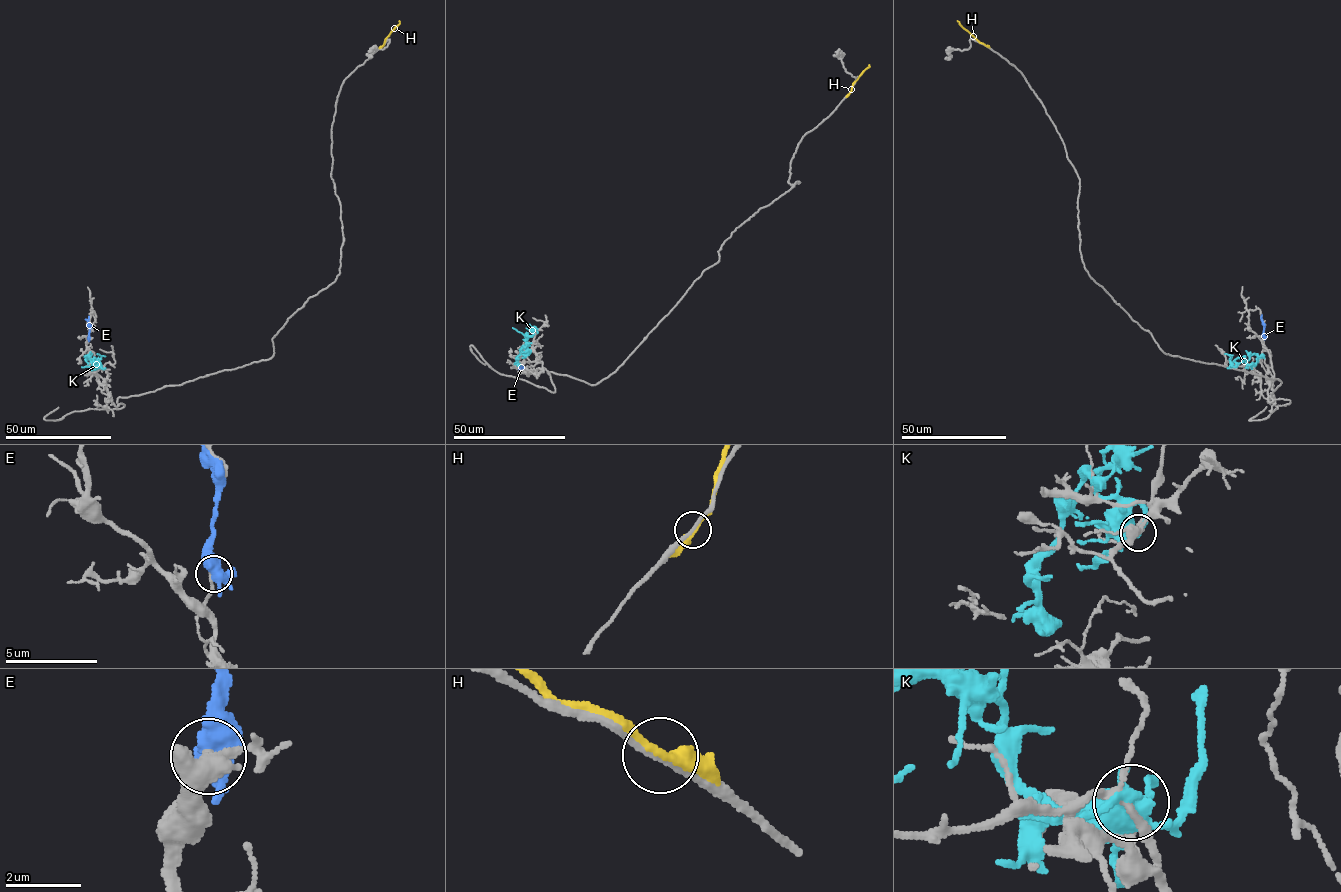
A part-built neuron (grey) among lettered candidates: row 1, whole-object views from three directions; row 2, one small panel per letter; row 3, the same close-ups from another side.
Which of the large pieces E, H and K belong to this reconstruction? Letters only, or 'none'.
none

